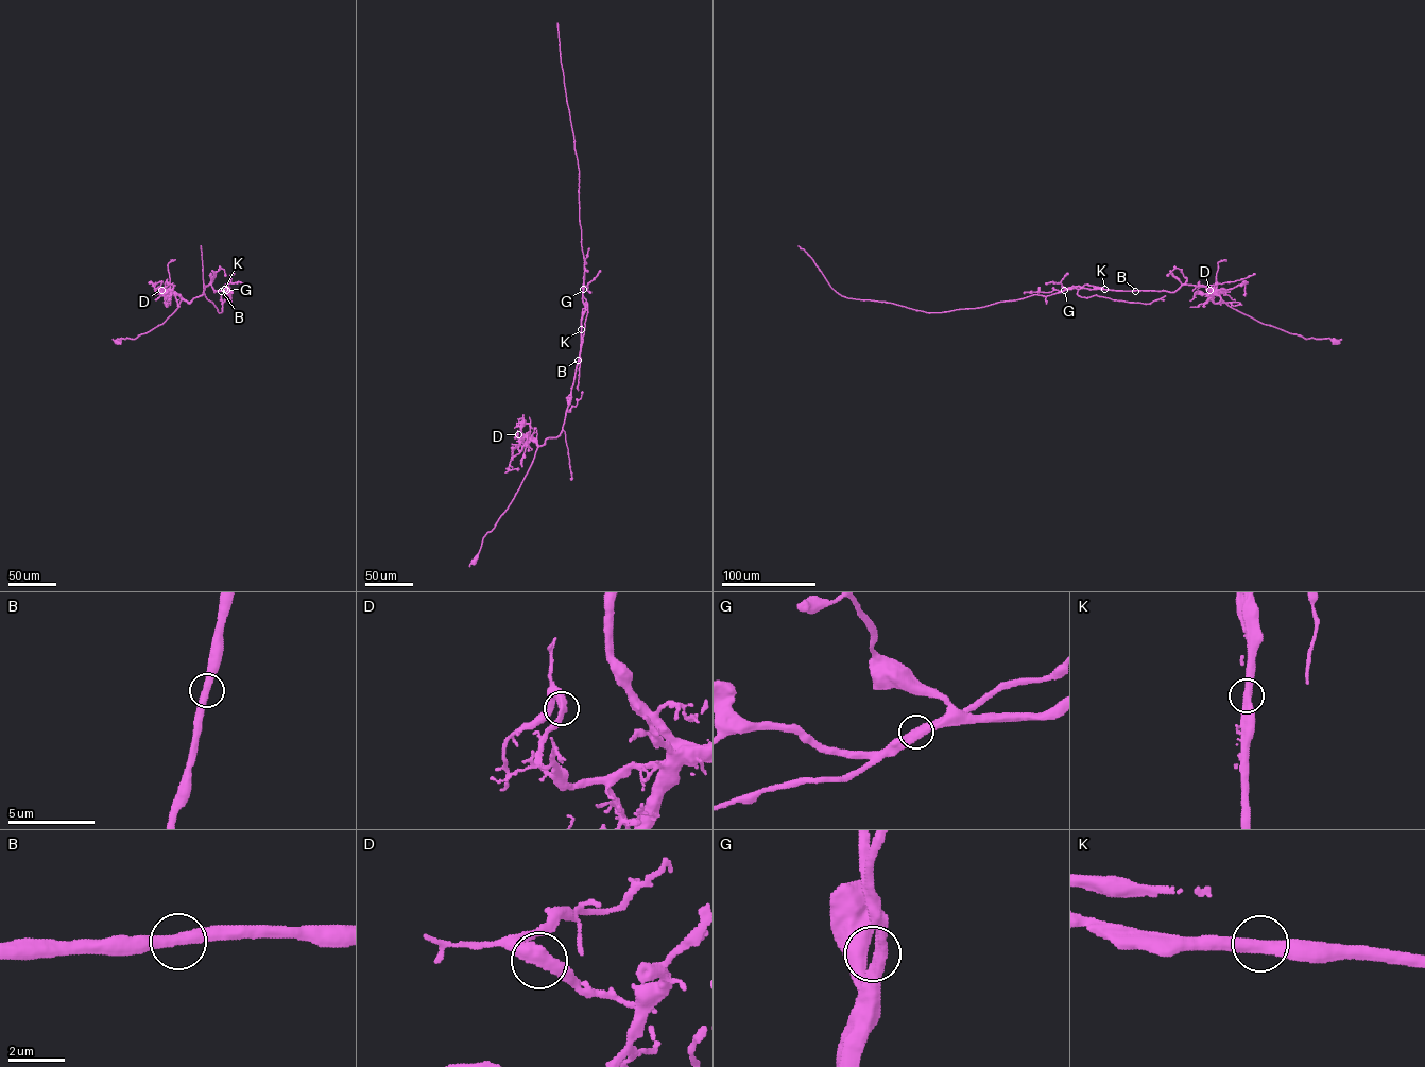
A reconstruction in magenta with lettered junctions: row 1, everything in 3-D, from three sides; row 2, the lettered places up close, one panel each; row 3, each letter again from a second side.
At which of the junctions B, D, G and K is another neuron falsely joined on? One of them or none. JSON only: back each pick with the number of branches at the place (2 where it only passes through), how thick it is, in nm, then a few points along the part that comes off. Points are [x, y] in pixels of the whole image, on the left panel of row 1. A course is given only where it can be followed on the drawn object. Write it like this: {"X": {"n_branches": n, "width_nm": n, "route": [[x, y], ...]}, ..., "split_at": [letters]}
{"G": {"n_branches": 2, "width_nm": 440, "route": [[226, 290], [227, 296], [223, 303], [222, 311], [219, 312], [204, 293], [201, 245]]}, "split_at": ["G"]}

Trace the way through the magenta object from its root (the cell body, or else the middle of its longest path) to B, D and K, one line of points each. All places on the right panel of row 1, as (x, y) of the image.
B: (1337, 341), (1305, 339), (1264, 324), (1221, 299), (1214, 303), (1202, 286), (1183, 285), (1172, 292), (1135, 291)
D: (1337, 341), (1305, 339), (1264, 324), (1230, 307), (1209, 290)
K: (1337, 341), (1305, 339), (1264, 324), (1221, 299), (1214, 303), (1202, 286), (1183, 285), (1172, 292), (1104, 289)

